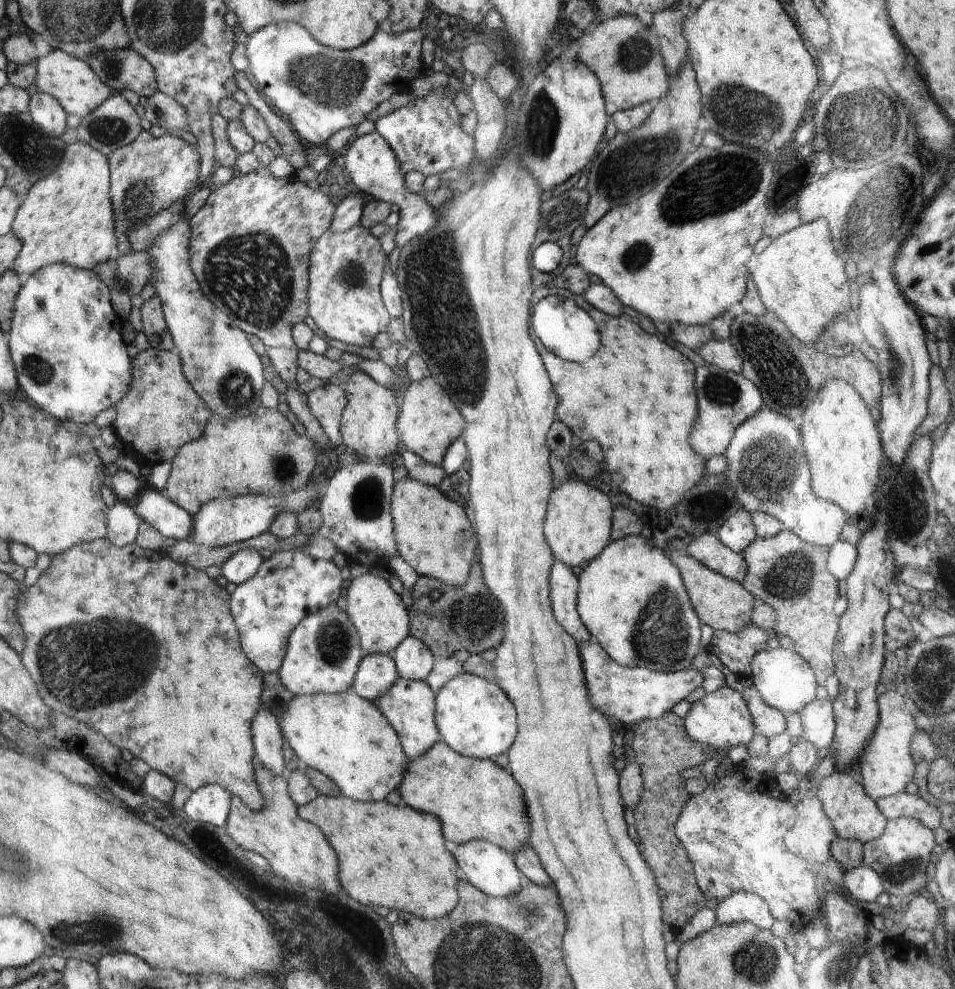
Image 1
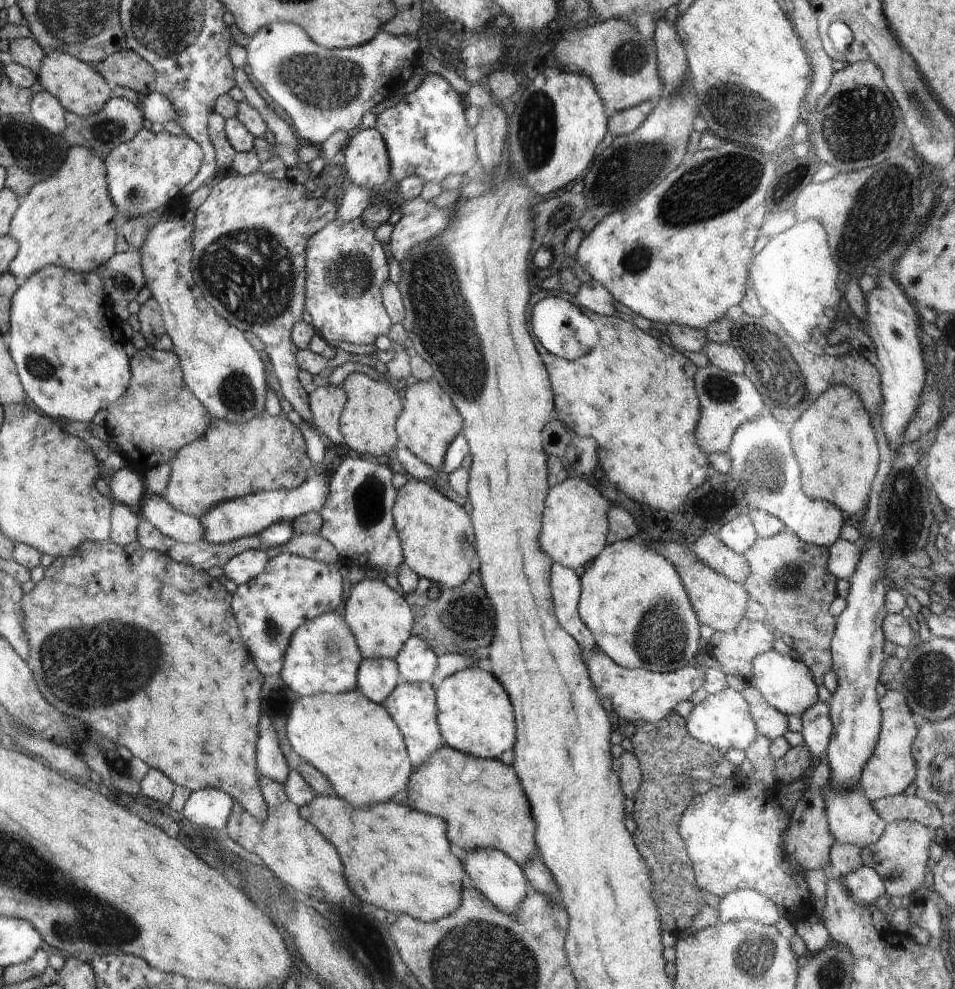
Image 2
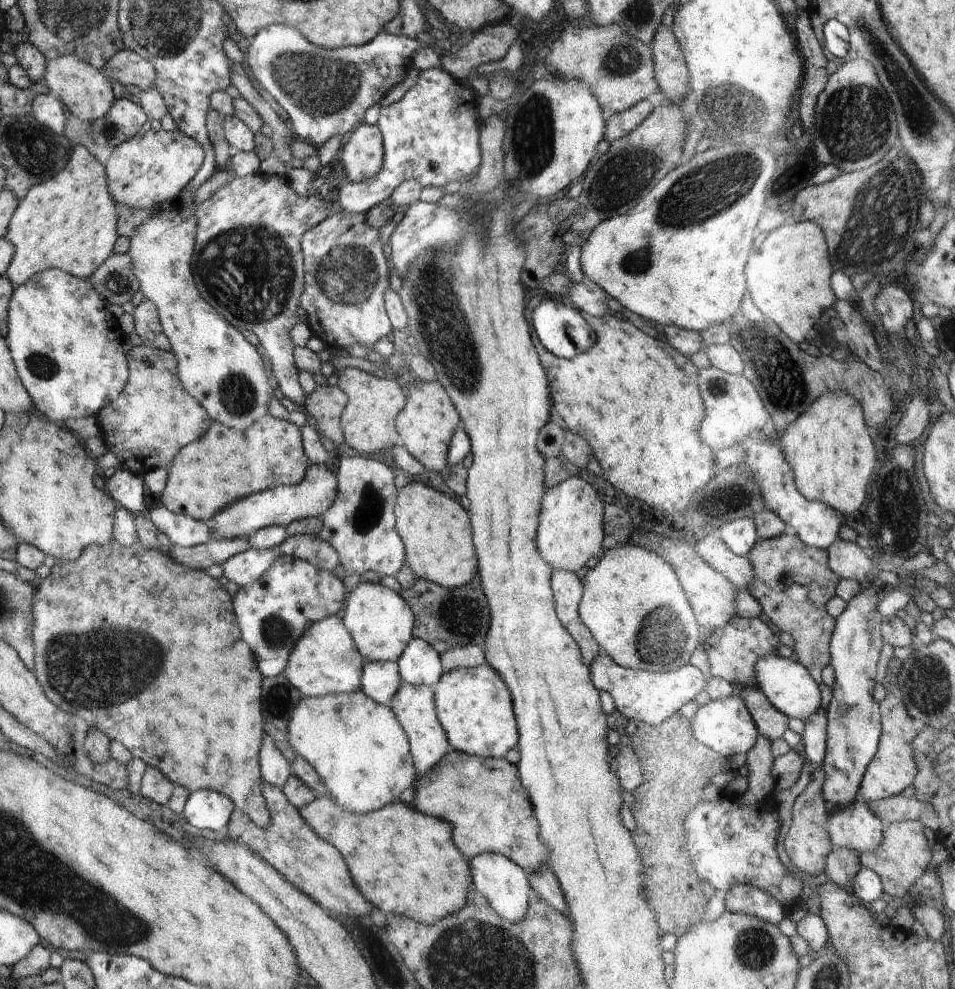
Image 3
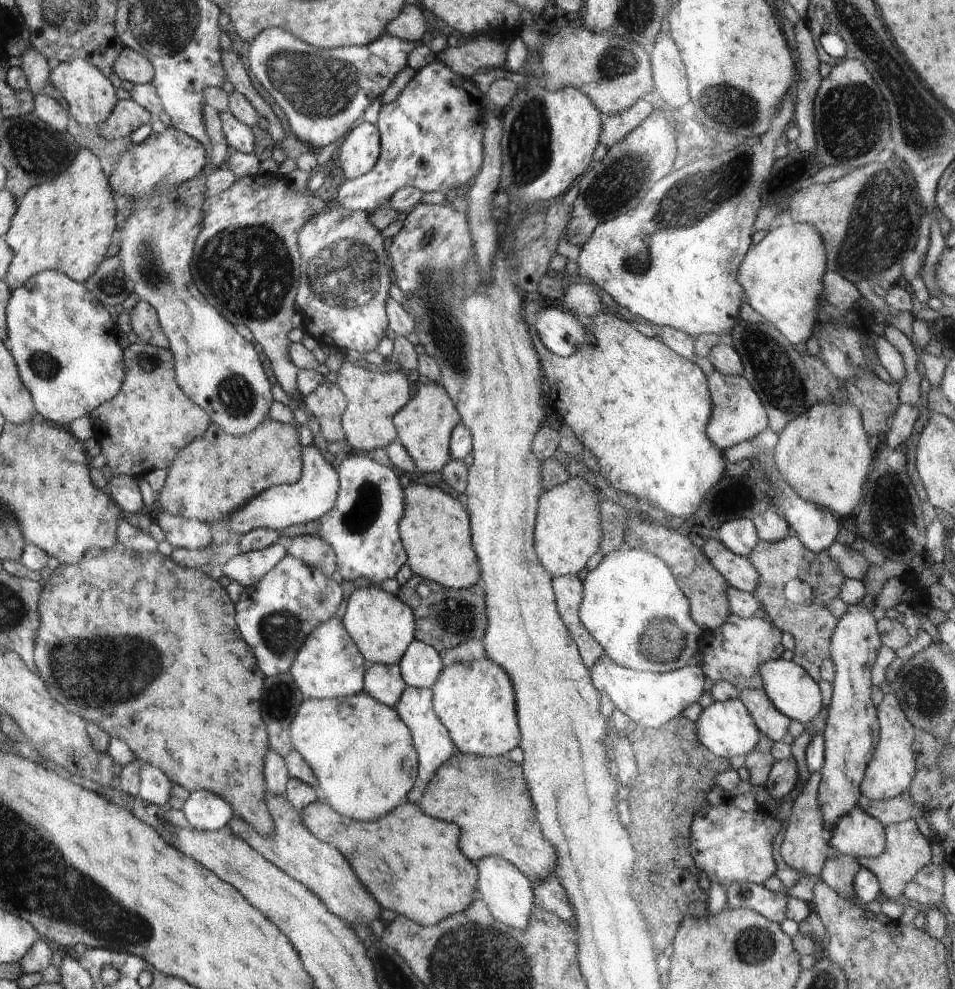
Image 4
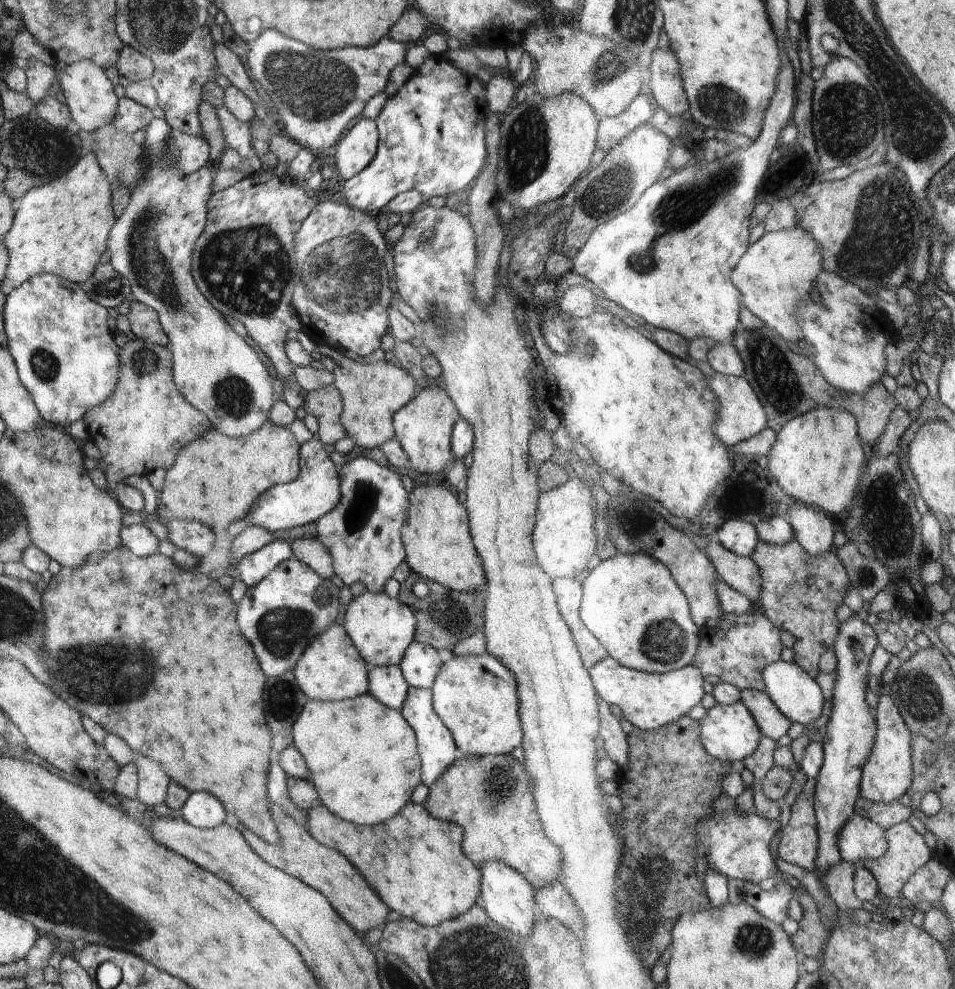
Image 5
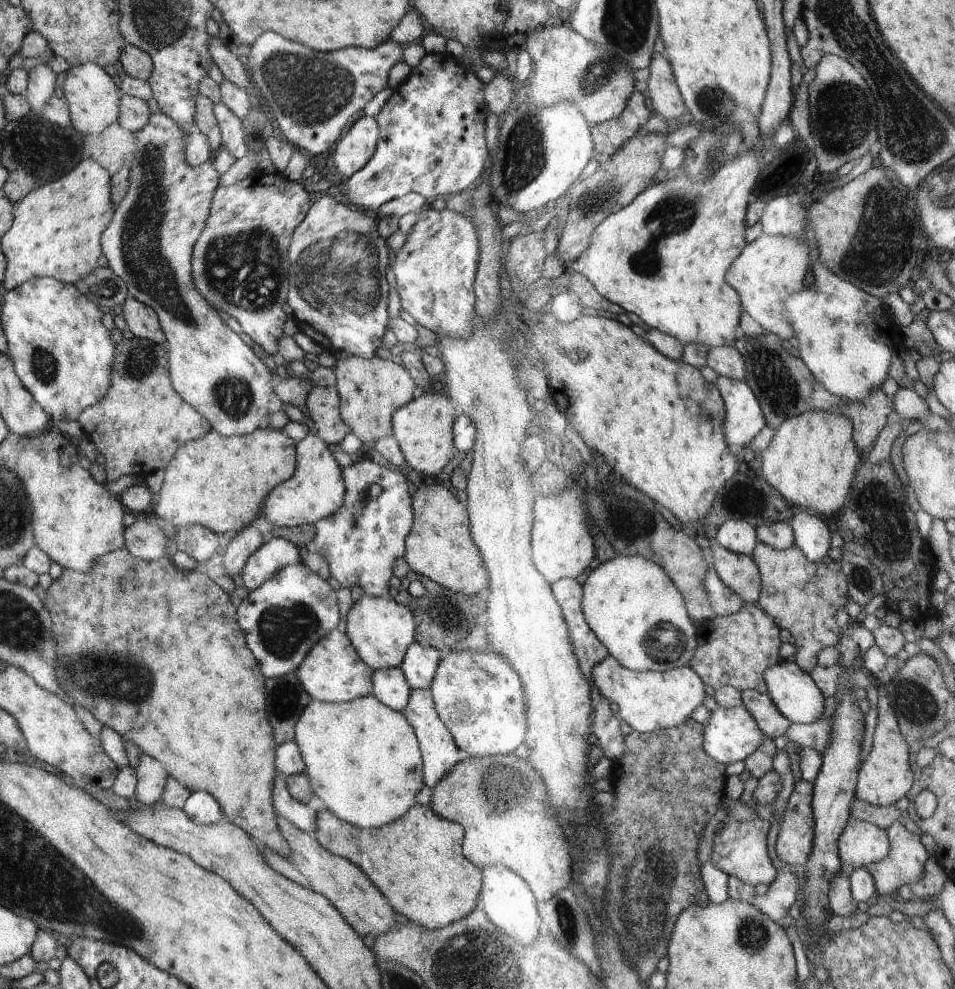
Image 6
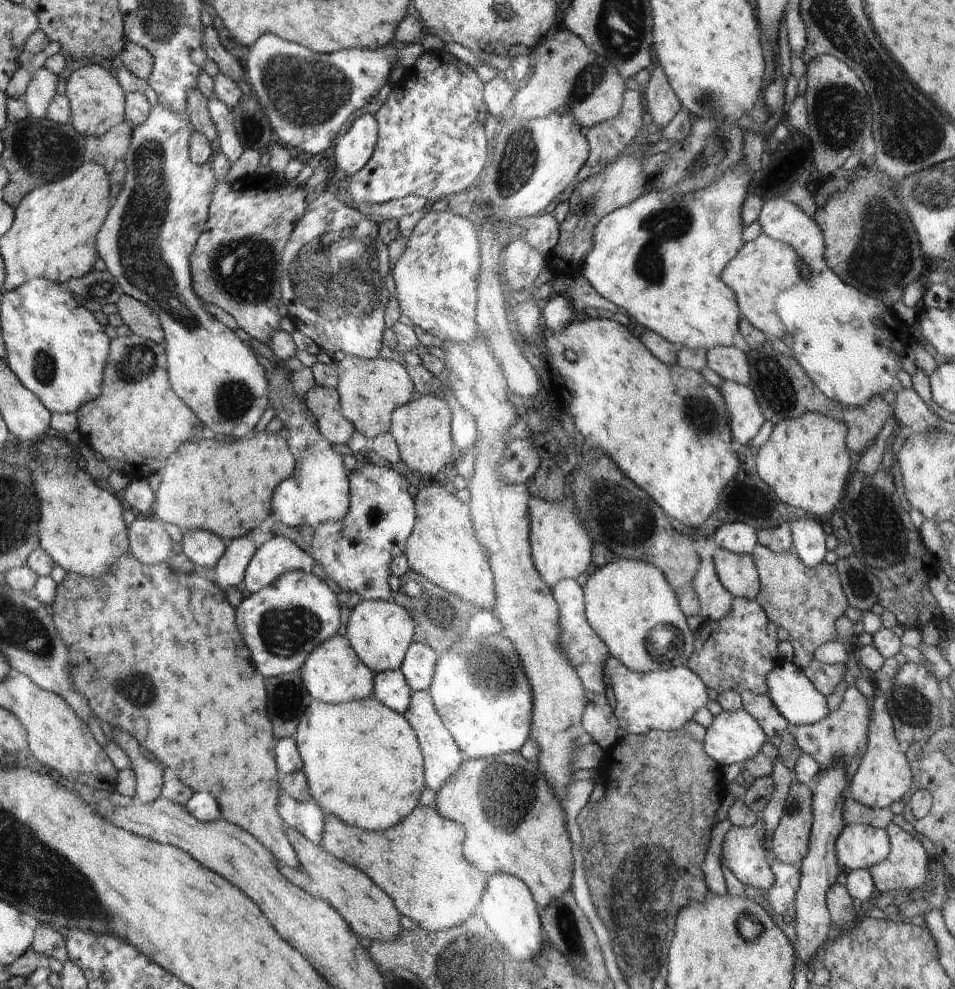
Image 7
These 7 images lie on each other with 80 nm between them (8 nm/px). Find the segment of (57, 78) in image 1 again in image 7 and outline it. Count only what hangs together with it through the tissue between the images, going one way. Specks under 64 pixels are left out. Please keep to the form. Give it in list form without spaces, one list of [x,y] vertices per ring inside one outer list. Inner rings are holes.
[[[90,63],[72,71],[67,79],[65,95],[71,106],[71,126],[85,137],[106,135],[108,130],[125,122],[124,94],[117,78],[112,78],[104,67]]]

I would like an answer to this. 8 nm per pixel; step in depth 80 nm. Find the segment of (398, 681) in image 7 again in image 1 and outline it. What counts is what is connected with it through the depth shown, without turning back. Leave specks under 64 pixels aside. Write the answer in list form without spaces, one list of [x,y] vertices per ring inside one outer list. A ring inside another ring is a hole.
[[[366,654],[359,664],[352,691],[374,702],[386,694],[398,676],[395,660],[390,654]]]

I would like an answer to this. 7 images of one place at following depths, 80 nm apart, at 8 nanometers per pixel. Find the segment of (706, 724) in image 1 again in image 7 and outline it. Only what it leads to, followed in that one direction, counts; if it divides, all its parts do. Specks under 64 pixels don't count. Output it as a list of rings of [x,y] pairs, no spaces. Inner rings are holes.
[[[743,708],[722,711],[708,725],[704,750],[720,766],[742,763],[754,756],[768,740],[760,725]]]

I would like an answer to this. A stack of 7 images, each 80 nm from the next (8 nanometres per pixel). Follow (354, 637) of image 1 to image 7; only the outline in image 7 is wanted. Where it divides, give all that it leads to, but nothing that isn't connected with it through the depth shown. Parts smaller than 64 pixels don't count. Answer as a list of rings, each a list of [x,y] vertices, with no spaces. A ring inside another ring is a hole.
[[[346,635],[331,636],[311,652],[301,673],[306,690],[313,700],[325,703],[346,704],[374,695],[374,673],[361,661]]]

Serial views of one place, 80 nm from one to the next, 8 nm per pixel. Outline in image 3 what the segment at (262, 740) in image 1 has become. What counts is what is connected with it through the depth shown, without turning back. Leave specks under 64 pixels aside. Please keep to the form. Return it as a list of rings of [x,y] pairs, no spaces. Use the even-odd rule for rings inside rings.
[[[266,734],[264,742],[262,742],[260,772],[262,772],[262,778],[264,778],[265,783],[281,789],[291,776],[290,763],[280,754],[280,750],[274,746],[270,734]]]

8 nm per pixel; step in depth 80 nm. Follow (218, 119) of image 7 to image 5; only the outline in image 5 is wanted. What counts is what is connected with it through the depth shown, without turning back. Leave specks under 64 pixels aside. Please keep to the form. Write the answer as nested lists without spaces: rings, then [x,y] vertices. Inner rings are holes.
[[[218,109],[219,121],[223,124],[228,148],[234,150],[240,158],[249,162],[252,156],[250,130],[246,123],[237,120],[227,109]]]

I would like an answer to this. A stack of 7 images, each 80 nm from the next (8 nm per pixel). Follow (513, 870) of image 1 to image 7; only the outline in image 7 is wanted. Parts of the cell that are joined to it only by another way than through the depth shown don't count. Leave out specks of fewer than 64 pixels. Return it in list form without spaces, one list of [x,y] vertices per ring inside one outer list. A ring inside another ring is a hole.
[[[490,874],[487,876],[486,890],[482,893],[480,912],[488,925],[488,928],[498,936],[498,940],[510,950],[510,954],[521,961],[528,960],[528,954],[538,954],[542,948],[542,936],[540,908],[533,899],[530,889],[516,875]]]

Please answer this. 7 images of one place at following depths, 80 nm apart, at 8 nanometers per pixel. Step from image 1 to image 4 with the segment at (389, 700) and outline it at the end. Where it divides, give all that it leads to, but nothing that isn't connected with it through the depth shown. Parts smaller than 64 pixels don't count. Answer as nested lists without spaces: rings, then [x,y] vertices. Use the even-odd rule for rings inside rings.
[[[407,686],[404,694],[400,696],[400,701],[396,704],[395,710],[400,718],[404,720],[404,724],[410,728],[410,732],[412,732],[414,747],[418,754],[419,783],[425,786],[432,780],[432,776],[438,772],[440,766],[450,760],[452,754],[456,752],[456,749],[450,739],[448,730],[434,713],[433,693],[430,689]]]

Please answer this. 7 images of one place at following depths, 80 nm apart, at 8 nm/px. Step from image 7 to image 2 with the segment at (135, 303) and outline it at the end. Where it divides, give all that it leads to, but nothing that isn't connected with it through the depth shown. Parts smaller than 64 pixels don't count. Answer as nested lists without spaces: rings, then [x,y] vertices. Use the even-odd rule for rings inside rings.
[[[148,298],[140,306],[138,312],[138,321],[140,323],[140,333],[146,340],[147,347],[158,349],[159,351],[173,351],[171,337],[168,336],[164,328],[162,310],[159,308],[159,302],[154,298]]]

